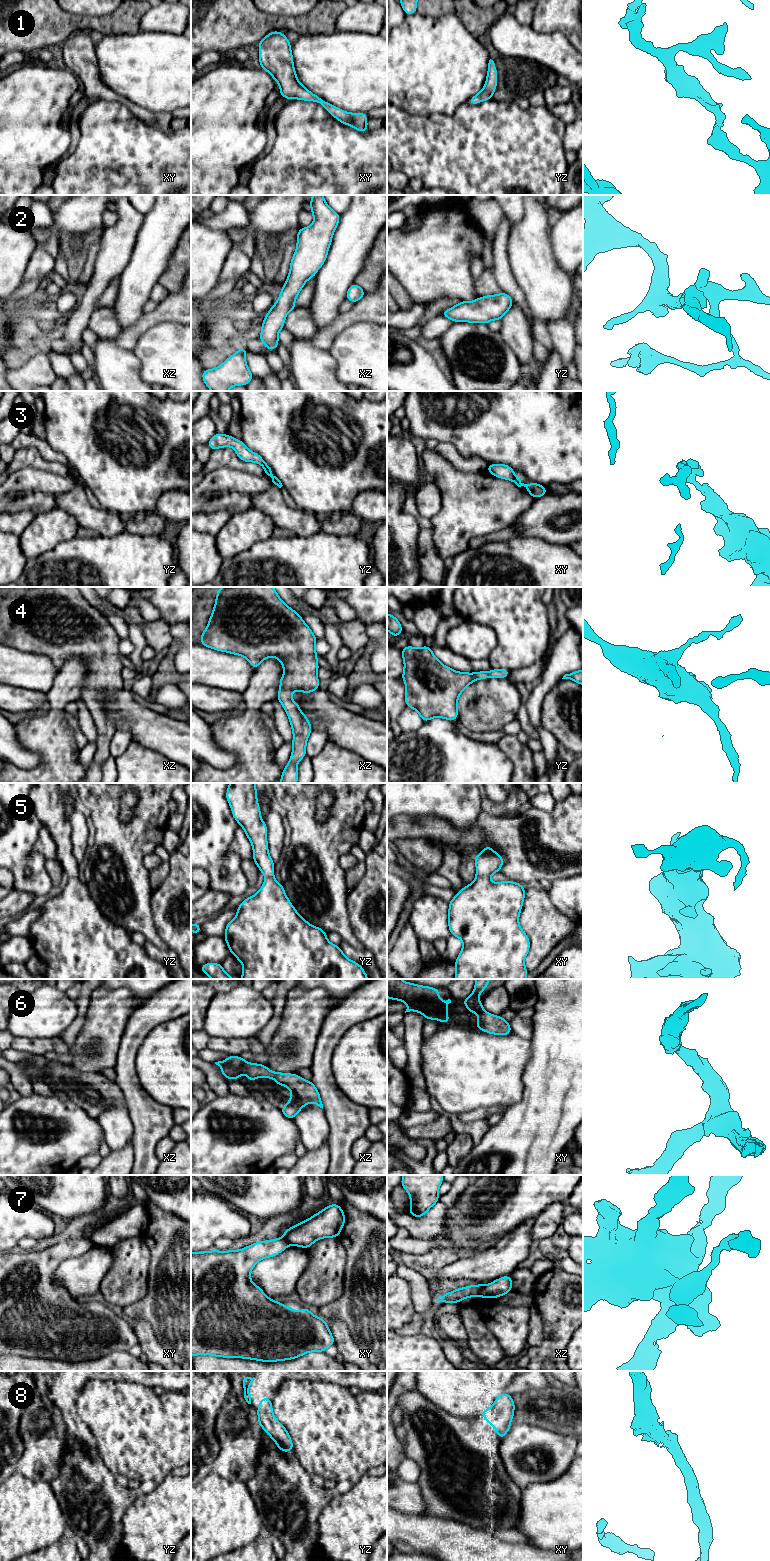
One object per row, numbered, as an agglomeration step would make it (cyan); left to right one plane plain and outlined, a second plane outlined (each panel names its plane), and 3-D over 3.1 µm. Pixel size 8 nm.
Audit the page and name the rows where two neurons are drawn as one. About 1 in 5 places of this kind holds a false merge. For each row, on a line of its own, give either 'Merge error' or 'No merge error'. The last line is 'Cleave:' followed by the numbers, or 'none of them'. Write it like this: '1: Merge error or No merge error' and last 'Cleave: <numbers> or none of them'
1: No merge error
2: No merge error
3: Merge error
4: No merge error
5: No merge error
6: No merge error
7: Merge error
8: No merge error
Cleave: 3, 7

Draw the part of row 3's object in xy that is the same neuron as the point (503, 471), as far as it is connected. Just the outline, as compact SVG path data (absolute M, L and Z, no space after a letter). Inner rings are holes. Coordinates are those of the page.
M490 464L486 466L486 470L498 478L510 481L514 478L514 470L505 464Z

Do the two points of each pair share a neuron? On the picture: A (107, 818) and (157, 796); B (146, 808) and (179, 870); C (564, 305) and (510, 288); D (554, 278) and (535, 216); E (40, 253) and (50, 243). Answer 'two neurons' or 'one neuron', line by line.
A: one neuron
B: two neurons
C: two neurons
D: one neuron
E: two neurons

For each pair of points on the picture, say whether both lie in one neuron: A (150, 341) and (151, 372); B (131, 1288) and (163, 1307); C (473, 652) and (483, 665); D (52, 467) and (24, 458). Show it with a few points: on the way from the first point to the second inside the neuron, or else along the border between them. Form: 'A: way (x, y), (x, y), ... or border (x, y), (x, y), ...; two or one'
A: way (151, 349), (151, 364); one
B: border (148, 1273), (147, 1293), (135, 1302), (123, 1307); two
C: border (455, 653), (470, 659), (487, 659); two
D: way (45, 465), (31, 458); one

